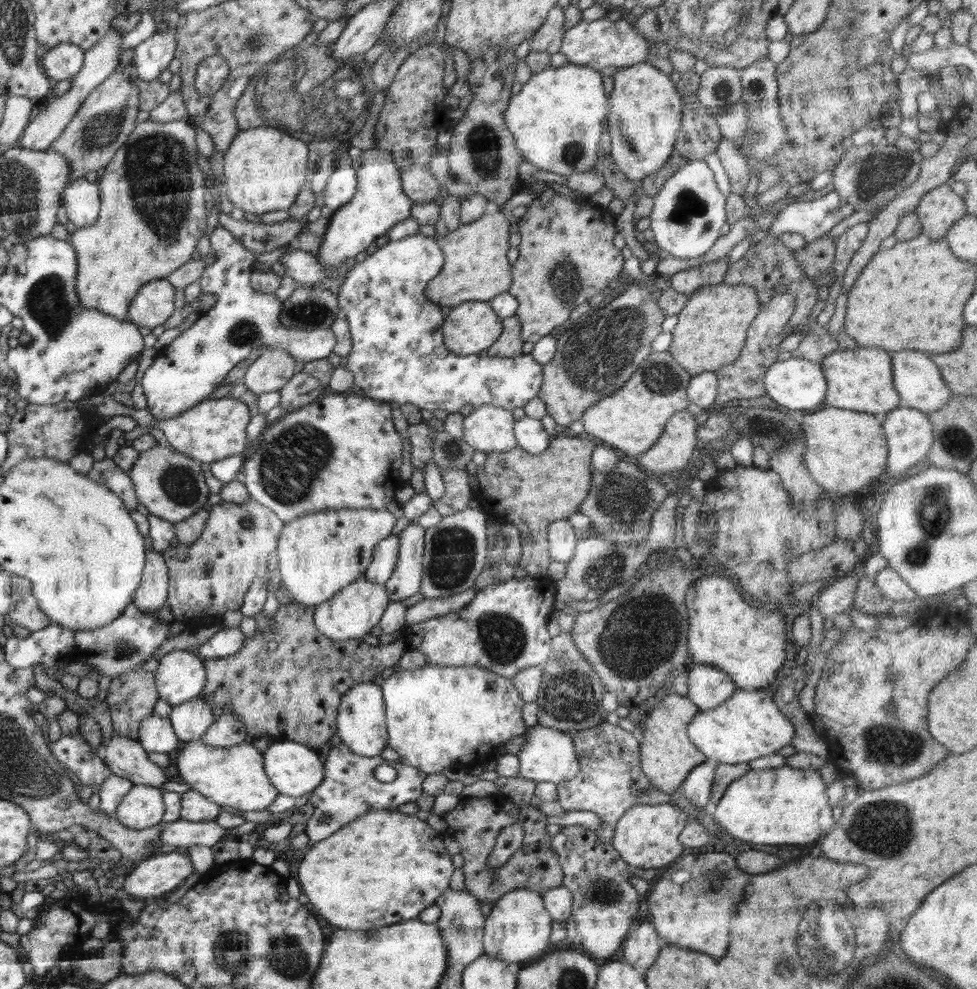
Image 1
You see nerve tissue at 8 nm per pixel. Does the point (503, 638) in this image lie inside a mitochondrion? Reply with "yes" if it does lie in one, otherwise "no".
yes

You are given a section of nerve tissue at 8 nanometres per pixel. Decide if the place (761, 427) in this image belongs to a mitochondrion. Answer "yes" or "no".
yes

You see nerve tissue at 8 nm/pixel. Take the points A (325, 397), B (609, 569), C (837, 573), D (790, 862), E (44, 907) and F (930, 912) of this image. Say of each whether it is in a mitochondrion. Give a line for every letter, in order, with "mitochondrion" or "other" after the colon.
A: other
B: mitochondrion
C: other
D: other
E: other
F: other

